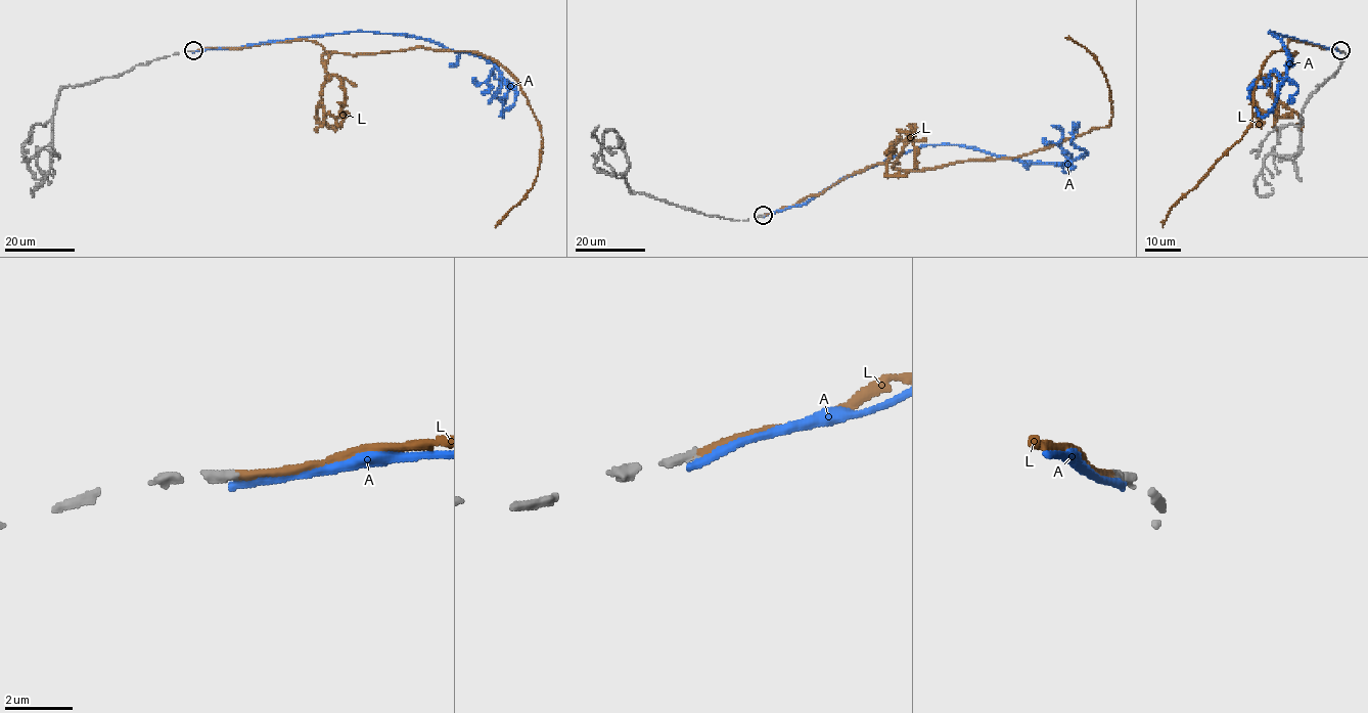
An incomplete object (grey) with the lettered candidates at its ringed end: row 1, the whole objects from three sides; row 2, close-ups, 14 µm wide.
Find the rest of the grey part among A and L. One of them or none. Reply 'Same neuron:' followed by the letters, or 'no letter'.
Same neuron: L

